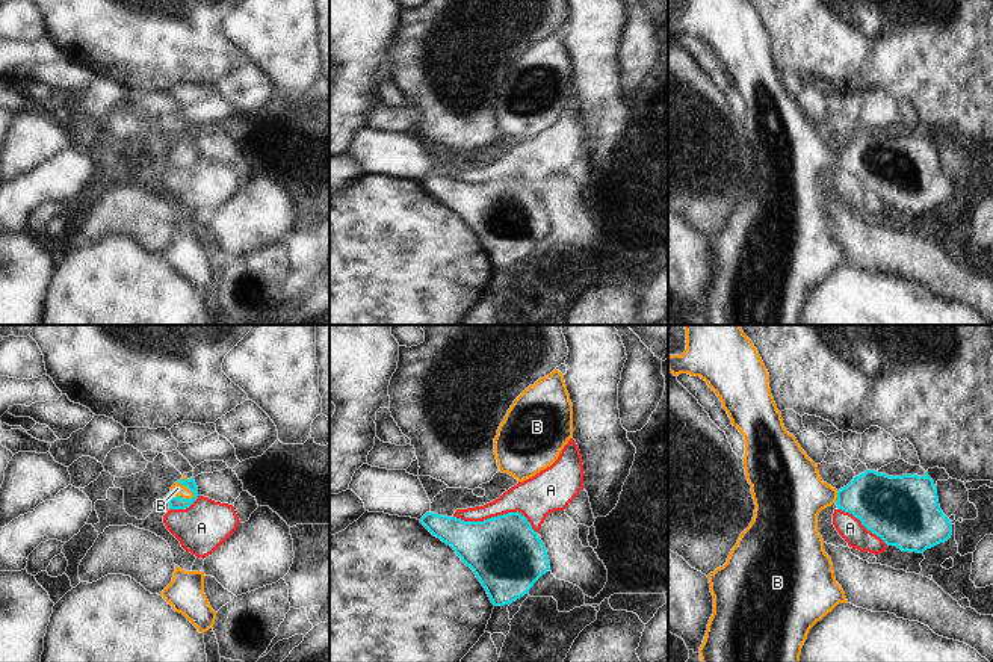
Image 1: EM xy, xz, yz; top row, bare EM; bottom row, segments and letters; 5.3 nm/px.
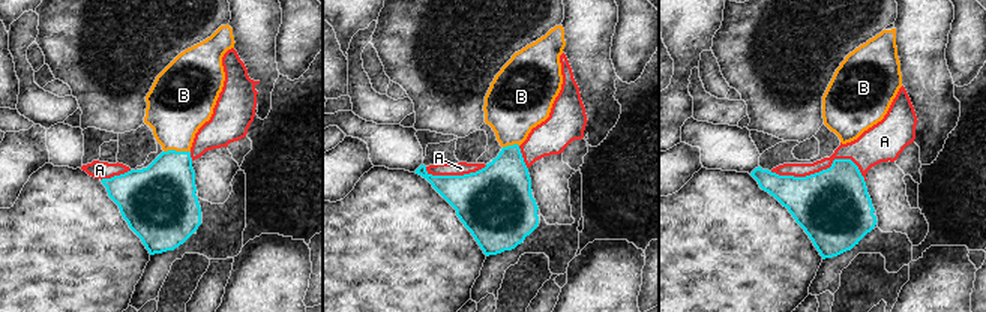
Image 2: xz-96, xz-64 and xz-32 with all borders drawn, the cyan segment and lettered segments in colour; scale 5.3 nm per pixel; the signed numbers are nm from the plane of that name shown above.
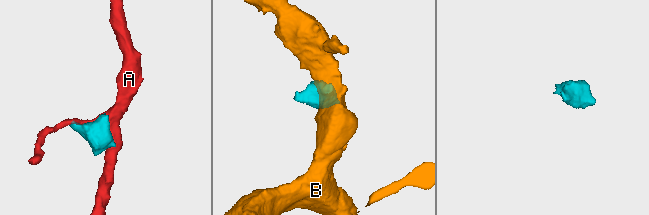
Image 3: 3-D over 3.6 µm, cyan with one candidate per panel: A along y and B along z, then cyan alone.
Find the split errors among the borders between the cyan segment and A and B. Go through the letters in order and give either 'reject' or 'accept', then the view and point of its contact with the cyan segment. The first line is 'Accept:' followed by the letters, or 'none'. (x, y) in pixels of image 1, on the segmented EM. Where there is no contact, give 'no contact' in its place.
Accept: B
A: reject | xz (498, 516)
B: accept | xy (182, 498)

